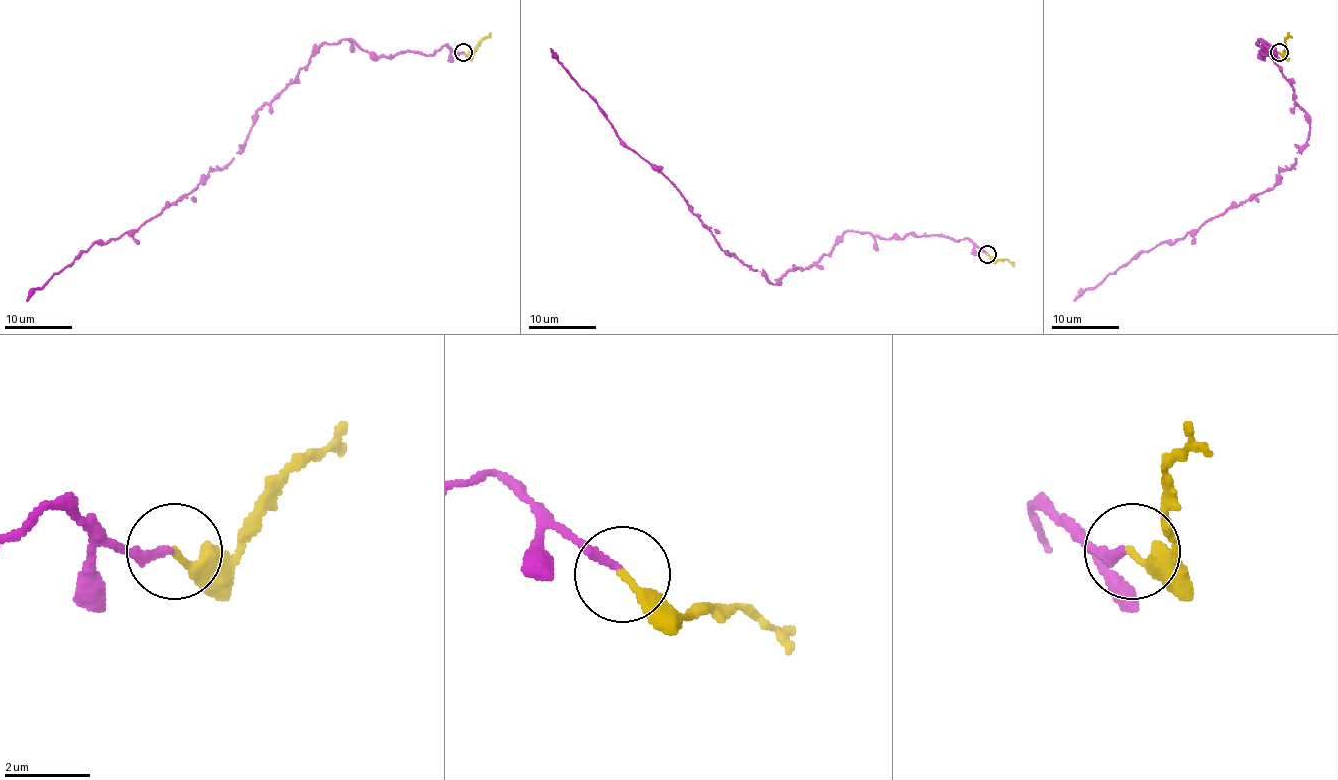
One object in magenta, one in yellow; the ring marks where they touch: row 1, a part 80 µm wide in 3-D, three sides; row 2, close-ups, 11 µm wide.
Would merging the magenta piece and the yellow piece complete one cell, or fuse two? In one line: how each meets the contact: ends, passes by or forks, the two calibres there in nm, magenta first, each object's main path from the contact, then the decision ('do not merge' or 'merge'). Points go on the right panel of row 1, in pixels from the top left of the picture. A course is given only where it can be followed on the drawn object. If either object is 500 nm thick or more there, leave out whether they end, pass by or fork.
magenta ends | yellow ends | 190/200 nm | magenta via (1279, 53), (1264, 46), (1260, 56), (1257, 43), (1309, 124), (1296, 162), (1272, 188), (1139, 252), (1073, 300) | yellow via (1279, 53), (1285, 51), (1285, 39), (1292, 38) | merge

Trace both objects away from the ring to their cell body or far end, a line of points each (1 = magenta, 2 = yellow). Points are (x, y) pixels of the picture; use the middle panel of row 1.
1: (987, 253), (966, 238), (848, 231), (827, 255), (771, 283), (719, 246), (551, 48)
2: (987, 253), (997, 260), (1007, 260), (1013, 267)

